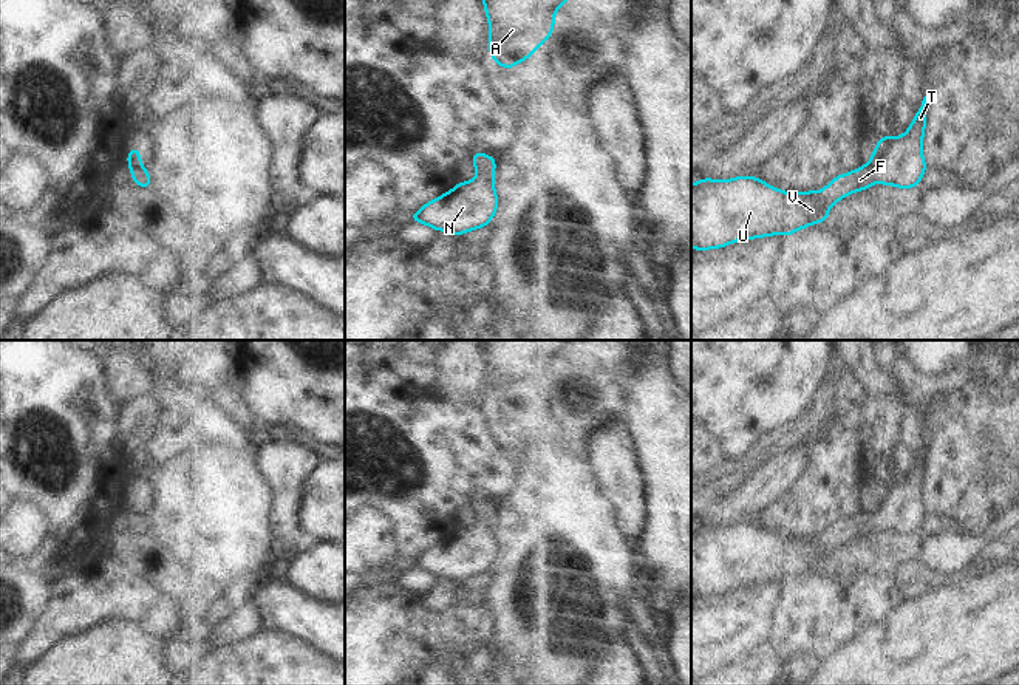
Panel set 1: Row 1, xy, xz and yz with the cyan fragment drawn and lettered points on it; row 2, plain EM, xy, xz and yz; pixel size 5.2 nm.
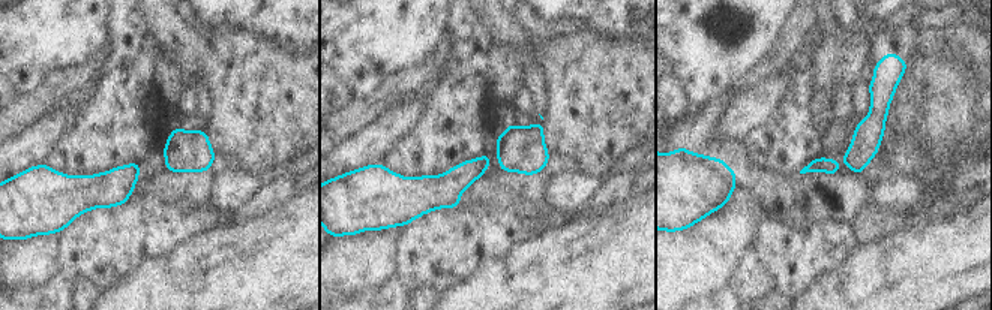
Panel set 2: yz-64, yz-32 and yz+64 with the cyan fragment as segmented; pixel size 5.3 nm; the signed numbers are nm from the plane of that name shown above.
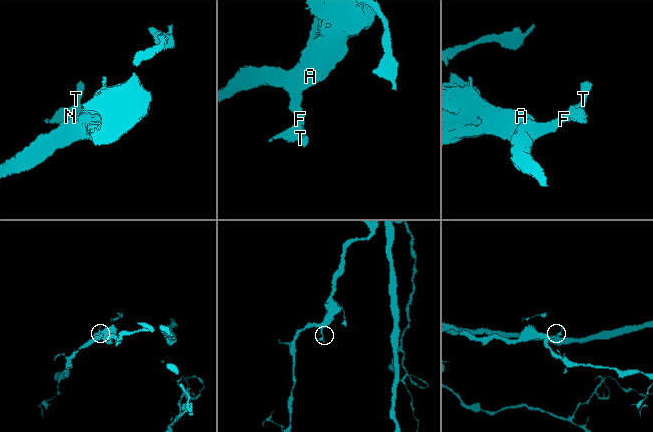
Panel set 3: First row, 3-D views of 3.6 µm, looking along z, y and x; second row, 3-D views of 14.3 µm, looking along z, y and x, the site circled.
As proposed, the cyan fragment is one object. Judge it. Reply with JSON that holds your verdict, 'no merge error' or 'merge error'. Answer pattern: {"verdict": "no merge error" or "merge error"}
{"verdict": "no merge error"}

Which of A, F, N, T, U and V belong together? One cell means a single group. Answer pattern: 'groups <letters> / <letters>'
groups A F N T U V

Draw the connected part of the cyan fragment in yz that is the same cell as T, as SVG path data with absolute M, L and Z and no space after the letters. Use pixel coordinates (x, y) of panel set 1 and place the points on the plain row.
M925 442L903 482L881 482L867 510L838 521L821 537L782 538L745 521L691 530L691 594L722 595L744 586L789 583L824 569L837 547L875 529L898 535L920 532L928 516L923 506L928 450Z

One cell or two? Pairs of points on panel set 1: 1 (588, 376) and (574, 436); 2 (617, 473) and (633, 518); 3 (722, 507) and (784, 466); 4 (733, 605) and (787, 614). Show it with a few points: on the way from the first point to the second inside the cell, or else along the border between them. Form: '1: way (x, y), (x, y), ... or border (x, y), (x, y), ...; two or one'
1: way (589, 391), (596, 398), (577, 416), (577, 421); one
2: way (623, 484), (633, 507); one
3: way (738, 506), (747, 503), (769, 481); one
4: border (786, 583), (773, 613), (772, 634), (767, 640); two

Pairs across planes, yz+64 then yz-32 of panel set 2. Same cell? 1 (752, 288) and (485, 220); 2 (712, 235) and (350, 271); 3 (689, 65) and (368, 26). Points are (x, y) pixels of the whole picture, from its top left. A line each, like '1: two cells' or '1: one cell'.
1: one cell
2: one cell
3: one cell

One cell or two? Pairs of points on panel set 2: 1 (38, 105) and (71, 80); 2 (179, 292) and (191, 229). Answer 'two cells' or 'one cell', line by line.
1: one cell
2: two cells

